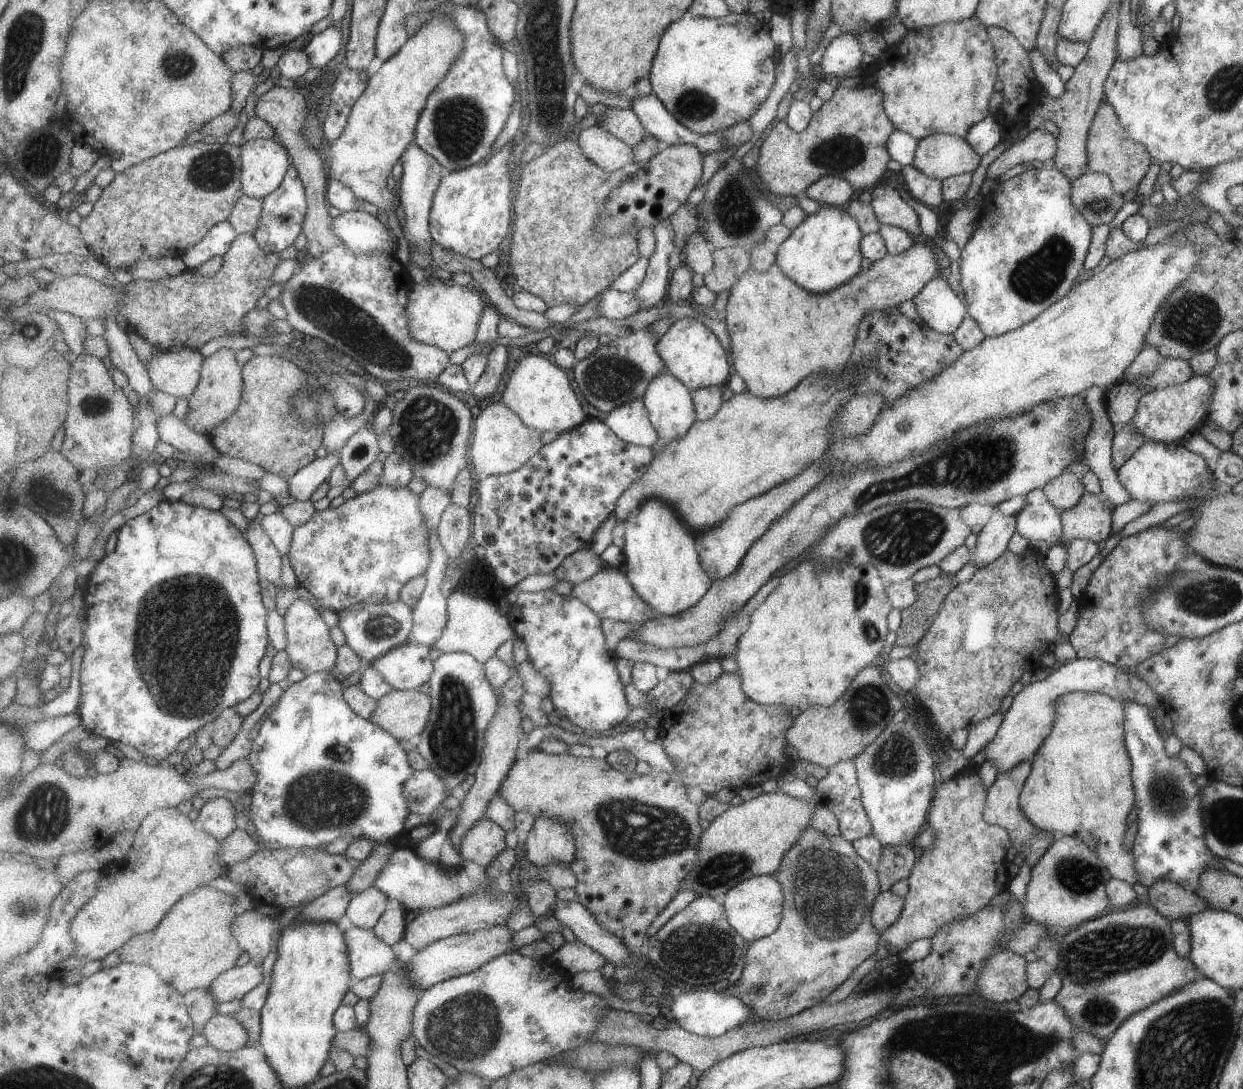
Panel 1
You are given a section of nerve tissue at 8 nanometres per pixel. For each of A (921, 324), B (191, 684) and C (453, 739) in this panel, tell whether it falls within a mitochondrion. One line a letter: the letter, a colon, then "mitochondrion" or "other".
A: other
B: mitochondrion
C: mitochondrion

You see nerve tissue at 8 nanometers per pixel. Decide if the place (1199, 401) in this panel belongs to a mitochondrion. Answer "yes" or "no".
no

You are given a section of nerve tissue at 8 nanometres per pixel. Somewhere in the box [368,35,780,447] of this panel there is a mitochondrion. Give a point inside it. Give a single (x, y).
(459, 125)

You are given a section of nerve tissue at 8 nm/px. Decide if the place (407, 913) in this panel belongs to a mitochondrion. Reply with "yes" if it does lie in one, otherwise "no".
no

